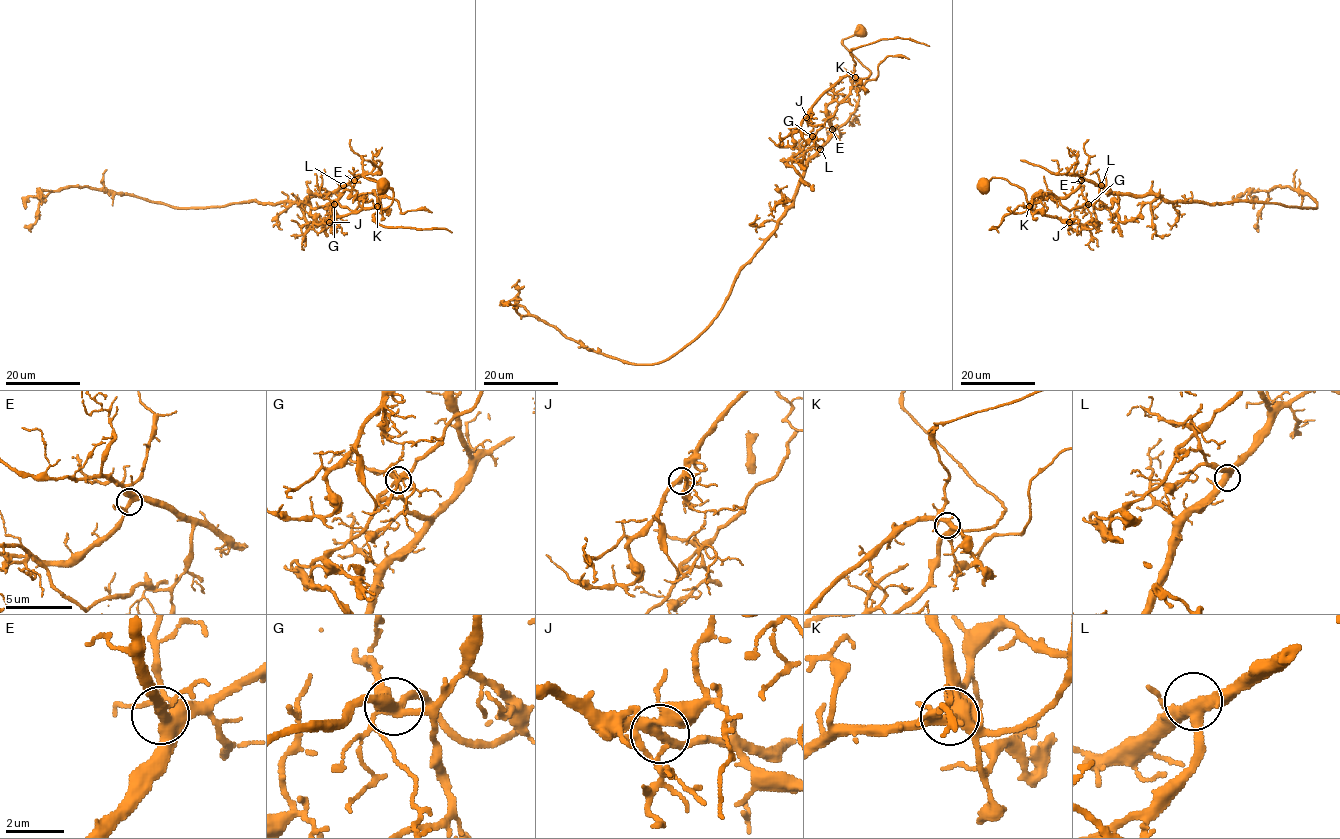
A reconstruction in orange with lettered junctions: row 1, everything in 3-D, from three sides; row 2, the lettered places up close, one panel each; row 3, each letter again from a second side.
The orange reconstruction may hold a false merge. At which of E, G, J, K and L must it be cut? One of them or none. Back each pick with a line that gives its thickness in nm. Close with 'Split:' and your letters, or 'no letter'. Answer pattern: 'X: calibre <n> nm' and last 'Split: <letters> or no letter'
G: calibre 420 nm
Split: G

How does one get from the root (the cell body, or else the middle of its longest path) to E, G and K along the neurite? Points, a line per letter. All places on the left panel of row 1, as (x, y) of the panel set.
E: (383, 187), (365, 178), (392, 191), (385, 208), (374, 192), (354, 210), (335, 204), (354, 180)
G: (383, 187), (365, 178), (392, 191), (393, 202), (385, 208), (374, 192), (366, 192), (354, 210), (335, 204)
K: (383, 187), (365, 178), (374, 178), (393, 192), (393, 202), (388, 206), (377, 206)

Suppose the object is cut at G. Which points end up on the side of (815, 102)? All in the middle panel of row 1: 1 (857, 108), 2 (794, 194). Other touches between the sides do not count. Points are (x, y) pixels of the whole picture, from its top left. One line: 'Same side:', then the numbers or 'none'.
Same side: none

